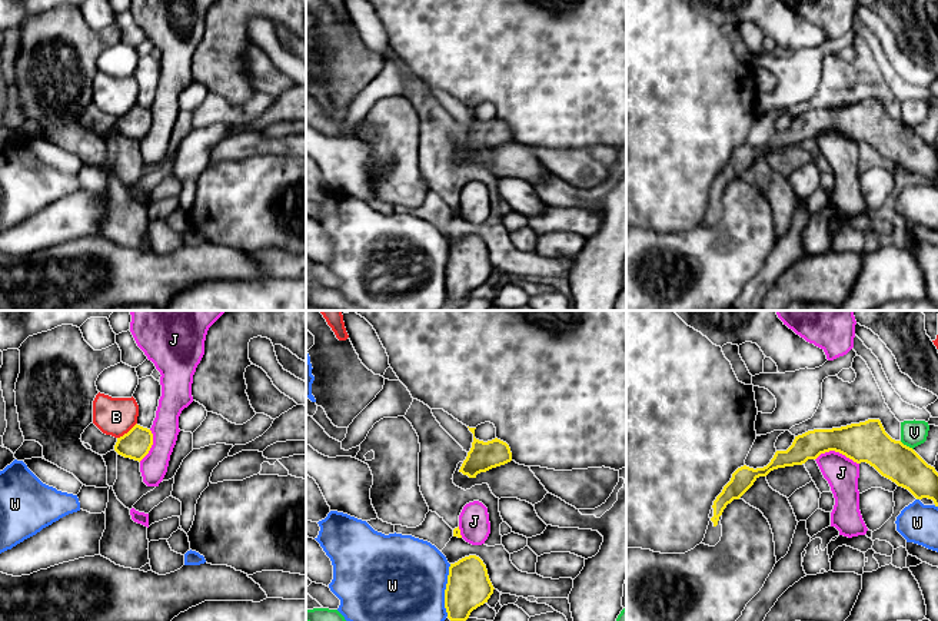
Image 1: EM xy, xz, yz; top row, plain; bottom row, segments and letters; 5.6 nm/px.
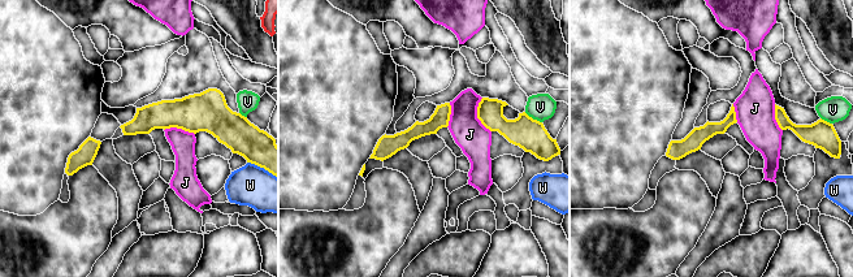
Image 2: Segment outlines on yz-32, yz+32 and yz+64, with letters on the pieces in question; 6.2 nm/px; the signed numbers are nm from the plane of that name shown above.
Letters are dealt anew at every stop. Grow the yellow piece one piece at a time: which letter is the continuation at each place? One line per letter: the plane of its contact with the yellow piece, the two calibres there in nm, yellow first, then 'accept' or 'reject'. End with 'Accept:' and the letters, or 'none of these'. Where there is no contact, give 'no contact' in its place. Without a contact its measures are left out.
B: xy | 160/220 nm | reject
J: yz | 220/190 nm | reject
V: yz | 220/140 nm | reject
W: xz | 240/500 nm | reject
Accept: none of these

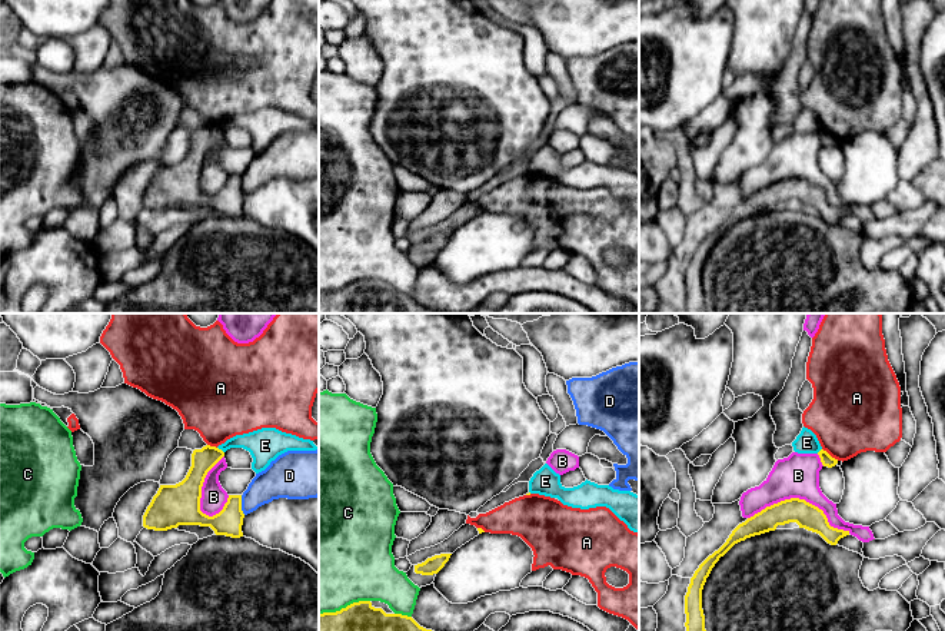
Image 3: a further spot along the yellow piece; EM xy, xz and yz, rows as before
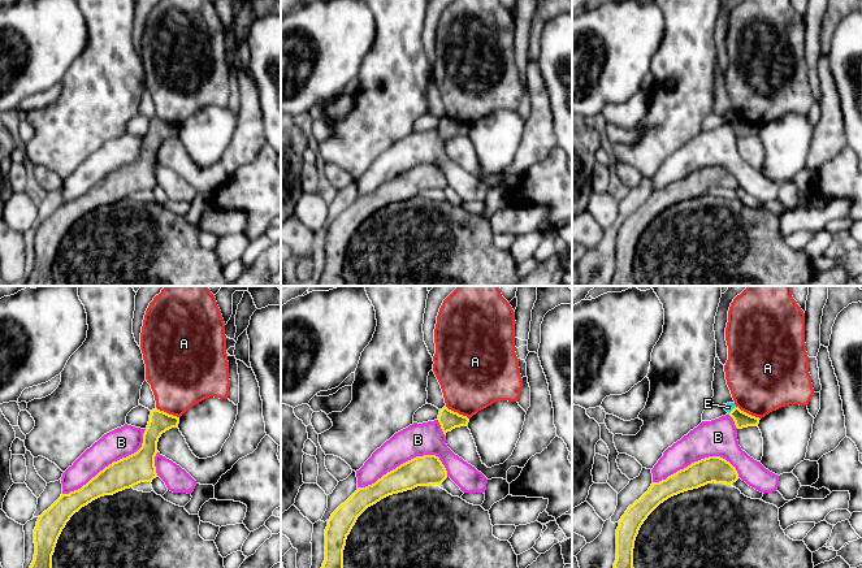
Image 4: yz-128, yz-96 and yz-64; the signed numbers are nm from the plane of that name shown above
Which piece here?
A: yz | 70/440 nm | reject
B: yz | 140/240 nm | reject
C: xz | 320/480 nm | reject
D: xy | 150/190 nm | reject
E: xy | 130/190 nm | reject
Accept: none of these

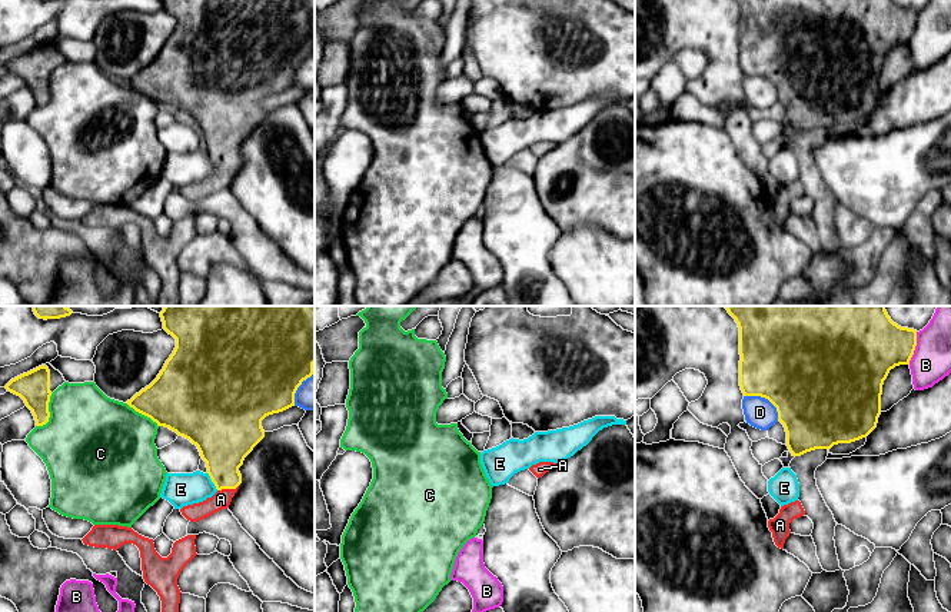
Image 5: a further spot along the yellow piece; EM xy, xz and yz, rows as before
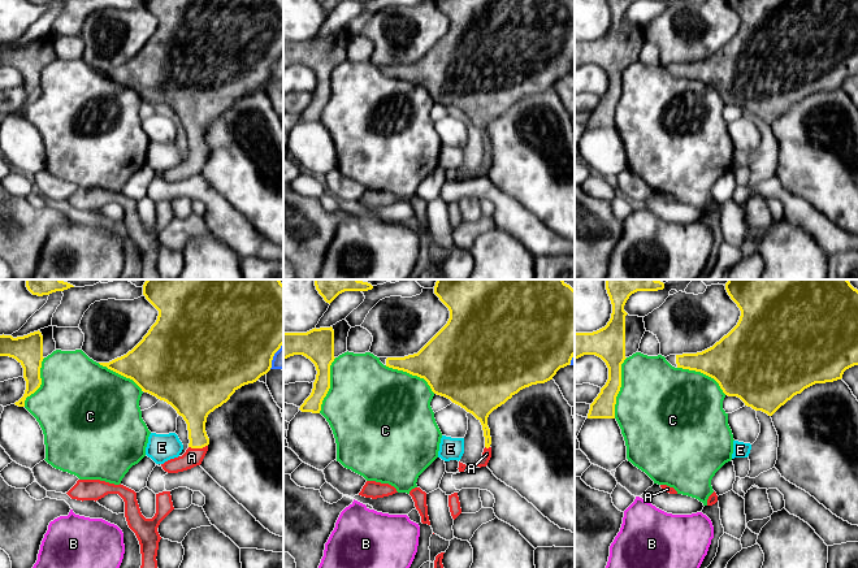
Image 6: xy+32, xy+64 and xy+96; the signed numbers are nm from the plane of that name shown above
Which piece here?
A: xy | 280/100 nm | accept
B: yz | 320/220 nm | reject
C: xy | 180/480 nm | reject
D: yz | 500/170 nm | reject
E: xy | 320/190 nm | reject
Accept: A

